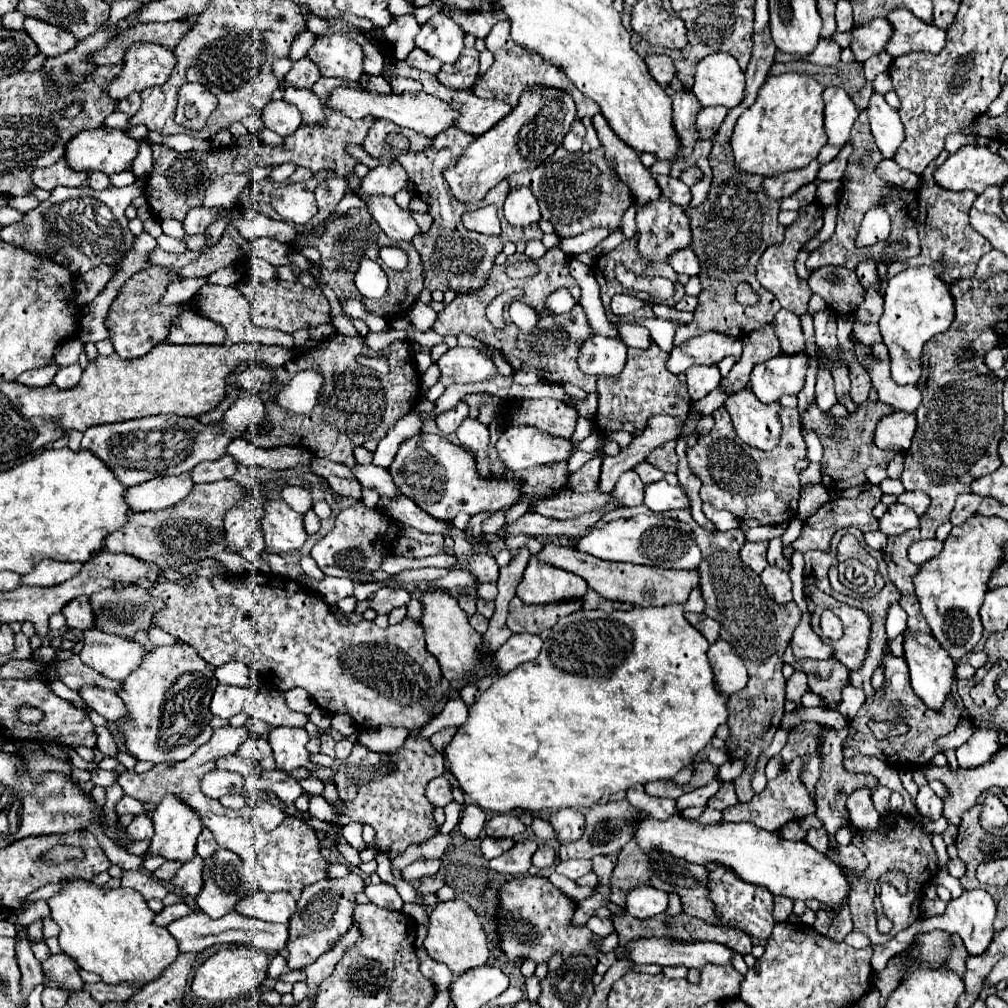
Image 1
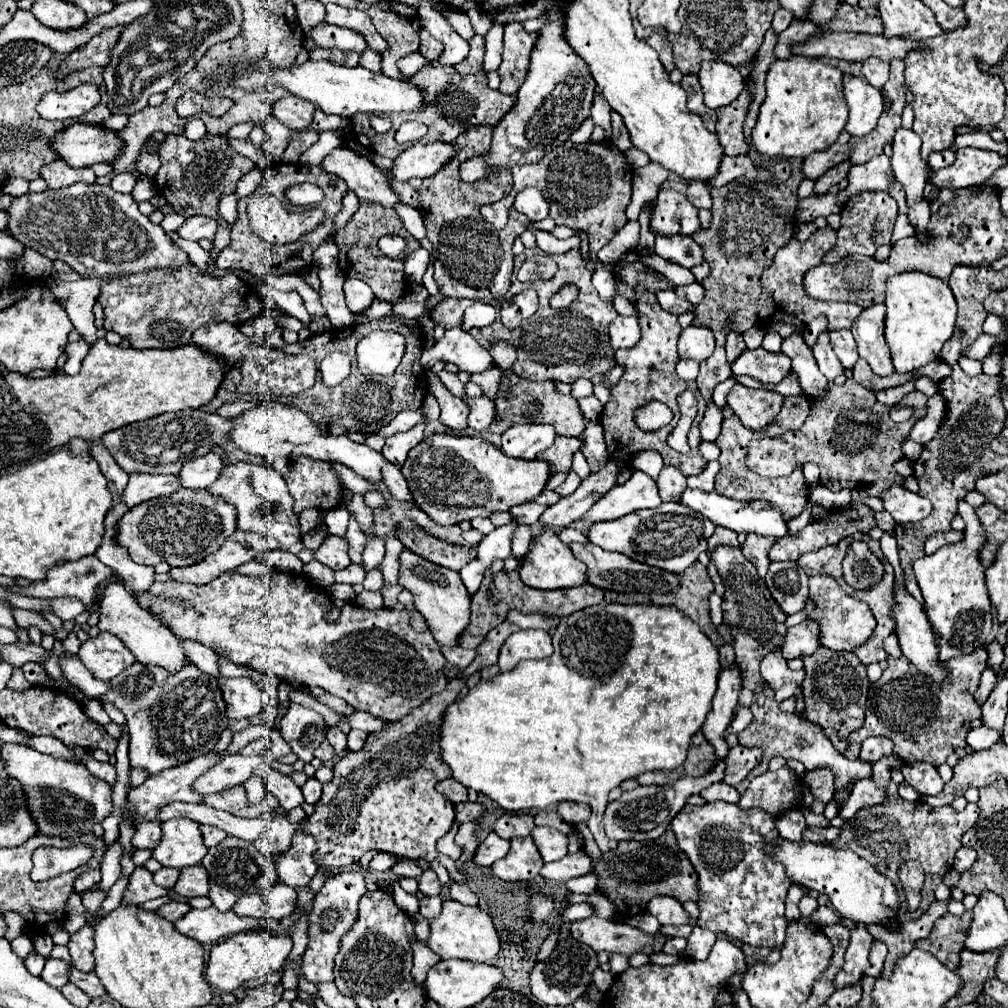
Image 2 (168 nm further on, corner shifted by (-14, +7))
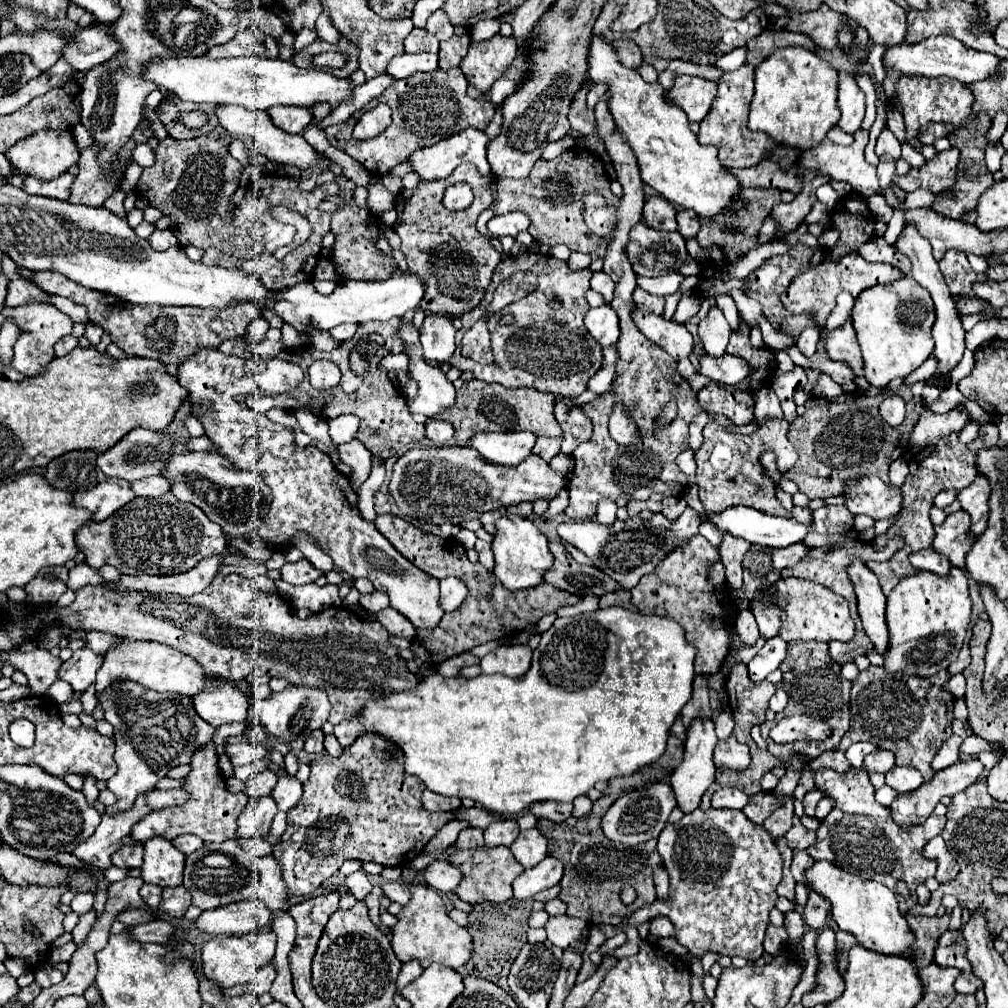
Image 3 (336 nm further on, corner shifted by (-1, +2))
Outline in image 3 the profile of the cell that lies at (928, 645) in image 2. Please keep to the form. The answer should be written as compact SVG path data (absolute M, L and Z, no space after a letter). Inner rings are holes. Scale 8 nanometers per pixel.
M862 561L850 563L846 571L854 585L864 633L874 643L874 649L882 655L888 649L888 629L886 629L886 617L884 617L886 595L880 589L878 577Z

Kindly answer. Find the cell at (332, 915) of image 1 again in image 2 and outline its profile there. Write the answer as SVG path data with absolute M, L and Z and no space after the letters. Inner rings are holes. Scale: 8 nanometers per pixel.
M351 870L329 878L313 898L313 908L309 912L309 930L307 930L309 944L301 958L301 970L309 982L317 984L317 982L333 980L333 960L339 952L339 940L343 938L343 932L347 932L347 928L351 928L351 924L355 922L355 914L359 912L359 898L365 892L367 888L363 874Z

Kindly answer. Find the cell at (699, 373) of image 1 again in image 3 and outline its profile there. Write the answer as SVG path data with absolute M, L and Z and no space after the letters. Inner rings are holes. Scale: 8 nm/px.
M712 307L698 325L698 335L704 343L704 349L708 355L714 355L714 357L720 357L726 353L730 333L732 333L732 329L730 329L724 313L718 307Z

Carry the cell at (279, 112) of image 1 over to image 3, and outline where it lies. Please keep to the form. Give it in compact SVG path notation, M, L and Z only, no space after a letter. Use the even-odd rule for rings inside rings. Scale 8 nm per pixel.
M274 107L268 111L274 125L284 129L286 133L302 133L310 123L310 109L294 109L294 107Z

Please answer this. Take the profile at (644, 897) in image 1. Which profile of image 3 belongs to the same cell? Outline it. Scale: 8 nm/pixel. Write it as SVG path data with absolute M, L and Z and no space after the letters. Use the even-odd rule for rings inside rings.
M654 917L650 921L650 933L656 937L674 937L674 925L666 917Z

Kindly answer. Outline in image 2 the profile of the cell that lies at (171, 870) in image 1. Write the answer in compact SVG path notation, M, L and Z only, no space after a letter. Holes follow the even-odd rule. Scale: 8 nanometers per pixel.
M161 868L159 872L155 872L155 882L159 884L159 886L163 886L163 888L173 888L175 886L175 882L177 882L177 878L179 878L179 868Z

